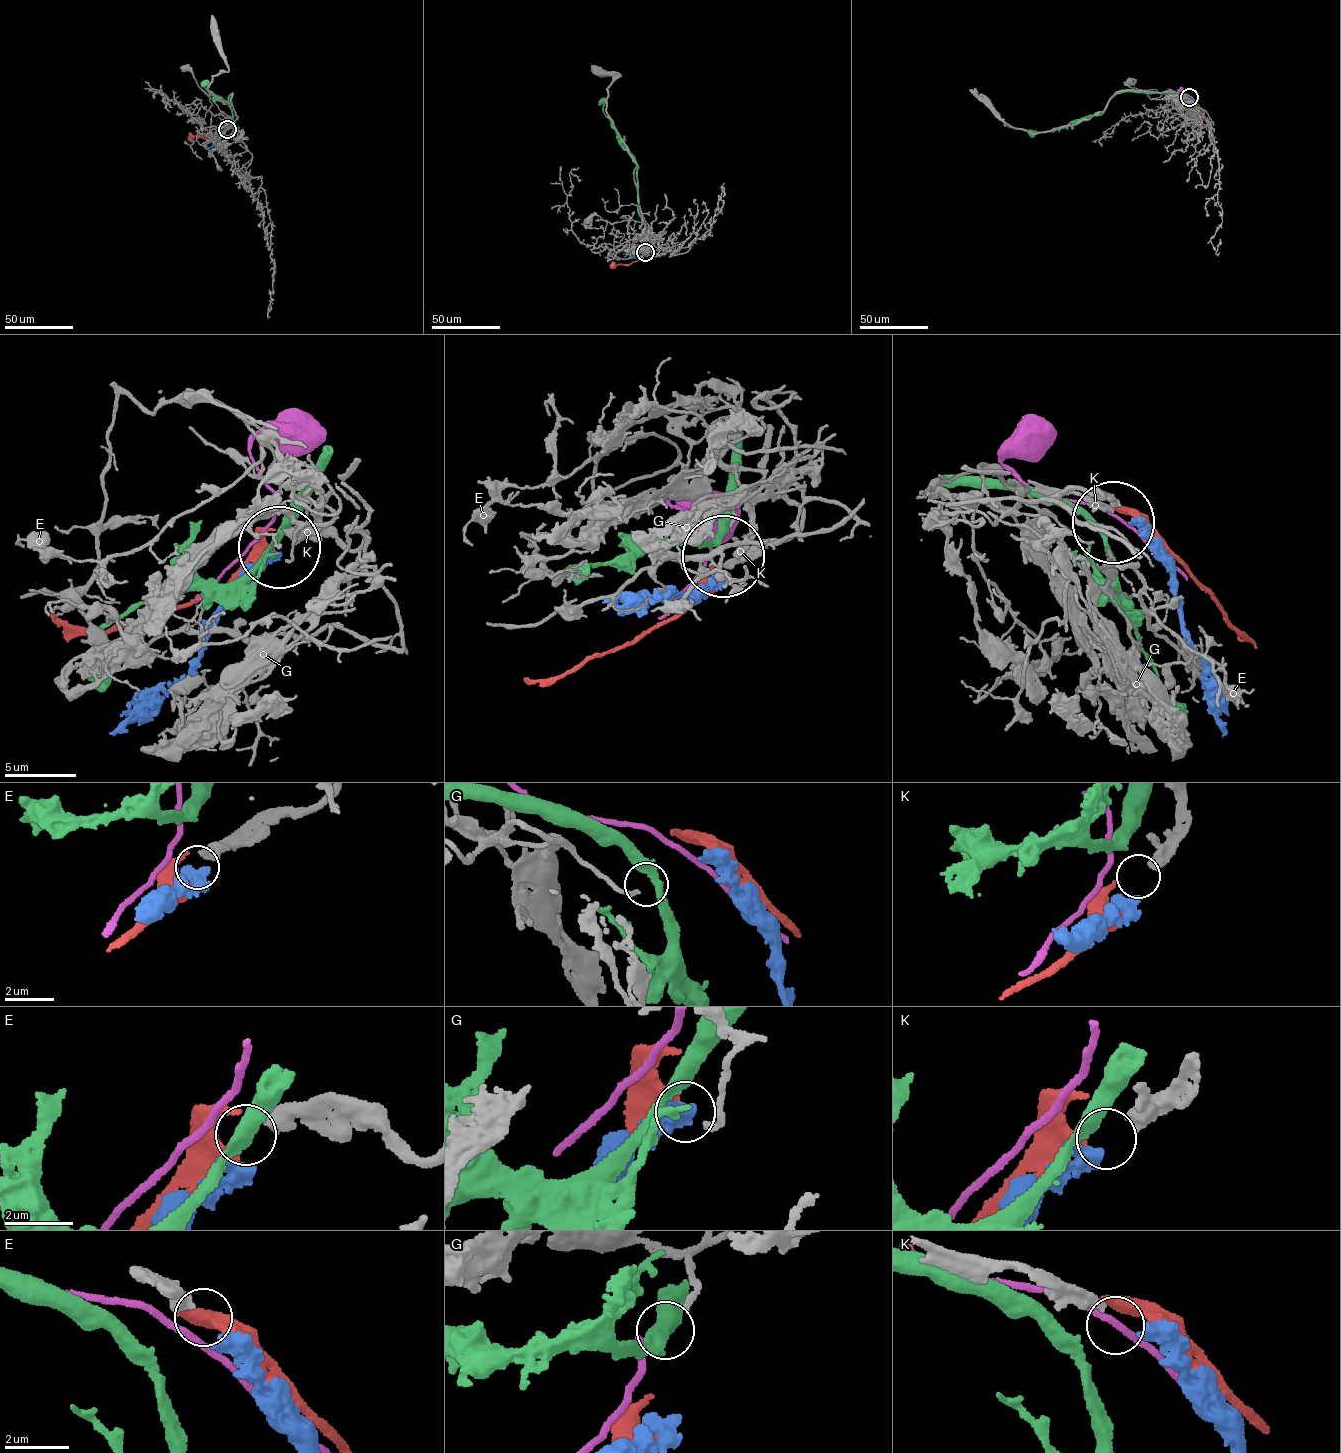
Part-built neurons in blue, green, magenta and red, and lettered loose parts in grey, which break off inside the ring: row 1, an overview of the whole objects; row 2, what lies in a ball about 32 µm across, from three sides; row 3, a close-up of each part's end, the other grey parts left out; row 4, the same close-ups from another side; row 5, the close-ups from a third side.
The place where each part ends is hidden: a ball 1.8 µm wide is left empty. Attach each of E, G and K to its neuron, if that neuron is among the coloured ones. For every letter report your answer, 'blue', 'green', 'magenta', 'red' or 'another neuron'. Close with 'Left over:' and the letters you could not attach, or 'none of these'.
E: red
G: another neuron
K: blue
Left over: G

